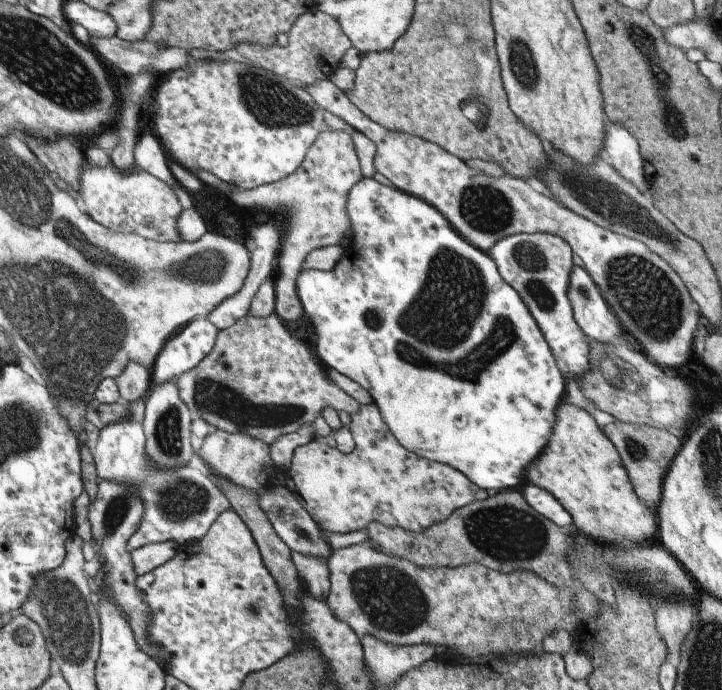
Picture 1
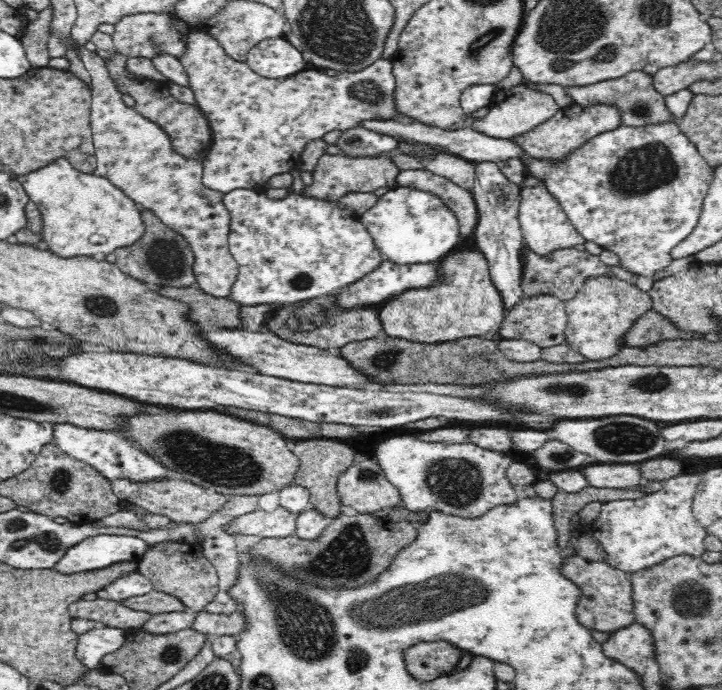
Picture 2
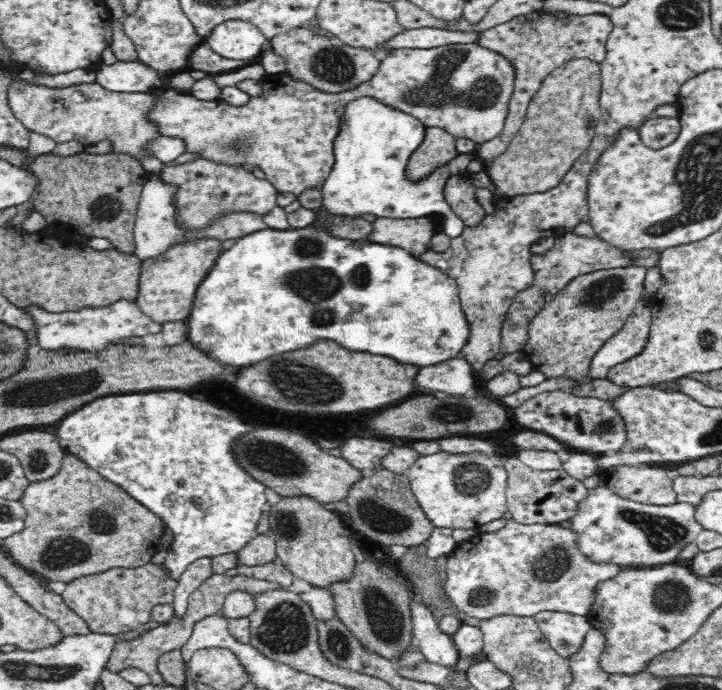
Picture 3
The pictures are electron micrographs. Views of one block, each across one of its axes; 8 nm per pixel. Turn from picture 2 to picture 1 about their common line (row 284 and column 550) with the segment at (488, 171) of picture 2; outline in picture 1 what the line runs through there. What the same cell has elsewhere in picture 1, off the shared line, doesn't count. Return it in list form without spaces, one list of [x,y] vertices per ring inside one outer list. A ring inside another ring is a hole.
[[[526,483],[518,492],[523,496],[528,506],[531,506],[535,512],[541,514],[559,529],[576,531],[573,524],[571,524],[569,514],[565,512],[565,508],[549,492],[545,492],[541,487]]]

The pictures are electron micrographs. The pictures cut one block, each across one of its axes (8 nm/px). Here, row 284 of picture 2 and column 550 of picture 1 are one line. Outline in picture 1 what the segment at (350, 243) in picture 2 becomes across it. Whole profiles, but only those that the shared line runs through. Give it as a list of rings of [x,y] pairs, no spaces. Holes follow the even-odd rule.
[[[517,233],[500,239],[487,252],[499,277],[513,288],[533,322],[539,328],[547,348],[551,350],[562,377],[578,381],[589,370],[589,346],[586,337],[573,319],[573,310],[567,299],[572,251],[559,236],[543,233]]]

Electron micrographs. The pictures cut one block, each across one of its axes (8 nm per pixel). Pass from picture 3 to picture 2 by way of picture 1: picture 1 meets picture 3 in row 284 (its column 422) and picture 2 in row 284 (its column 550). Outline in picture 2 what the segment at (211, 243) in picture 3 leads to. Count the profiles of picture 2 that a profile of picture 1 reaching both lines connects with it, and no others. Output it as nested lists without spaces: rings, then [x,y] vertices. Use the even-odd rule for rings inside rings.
[[[72,34],[65,42],[69,50],[77,52],[78,58],[92,77],[90,126],[97,159],[97,167],[93,174],[108,178],[114,186],[121,188],[134,202],[138,202],[142,209],[152,211],[166,226],[178,231],[194,251],[193,271],[200,289],[216,298],[228,297],[236,282],[239,264],[229,249],[228,233],[231,216],[223,203],[224,194],[204,186],[203,165],[196,159],[183,158],[174,152],[170,137],[164,129],[124,103],[122,94],[117,90],[109,70],[104,65],[103,58],[100,58],[96,52],[87,50],[84,45],[78,47],[76,41],[72,39]]]

